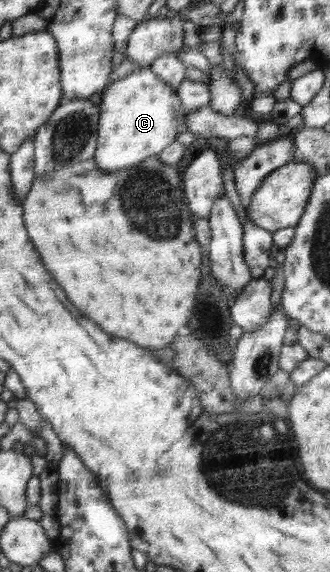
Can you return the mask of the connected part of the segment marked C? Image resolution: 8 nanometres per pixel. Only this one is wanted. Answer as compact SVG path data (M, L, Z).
M149 66L117 78L102 91L98 139L93 160L100 171L114 172L160 155L177 139L181 123L181 101L177 91Z

